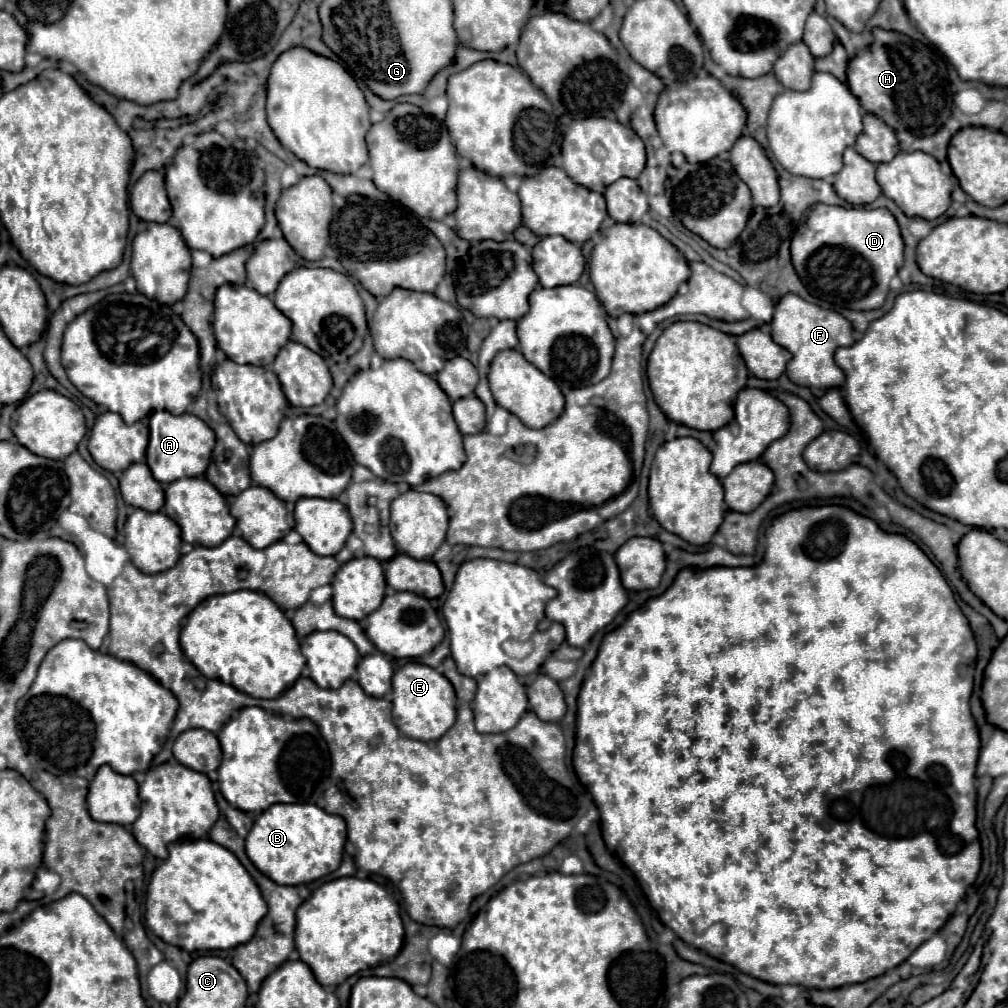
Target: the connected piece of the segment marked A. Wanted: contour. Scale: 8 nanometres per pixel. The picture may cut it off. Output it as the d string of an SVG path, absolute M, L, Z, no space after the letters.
M153 412L149 418L149 448L147 448L147 466L151 468L155 480L169 484L187 476L203 476L211 450L215 446L213 430L193 414L173 416L169 412Z

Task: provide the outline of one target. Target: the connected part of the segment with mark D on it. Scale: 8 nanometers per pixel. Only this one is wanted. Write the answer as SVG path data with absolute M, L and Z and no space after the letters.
M817 204L807 216L801 218L801 224L791 240L791 260L811 296L821 300L831 308L853 308L853 310L873 310L881 308L891 278L903 266L903 240L897 226L897 220L887 208L865 210L865 208L843 208Z

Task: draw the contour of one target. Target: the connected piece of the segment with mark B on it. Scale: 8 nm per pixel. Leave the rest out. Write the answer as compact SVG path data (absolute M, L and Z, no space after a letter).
M273 804L255 820L245 850L257 870L273 882L297 886L335 872L341 864L345 840L347 826L341 816L329 814L315 804Z

